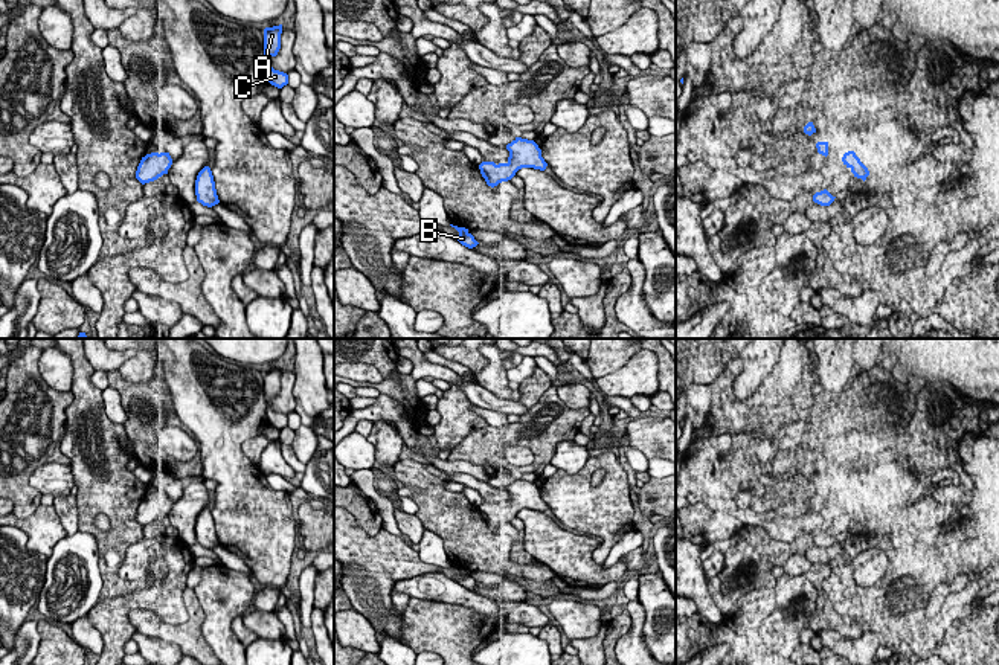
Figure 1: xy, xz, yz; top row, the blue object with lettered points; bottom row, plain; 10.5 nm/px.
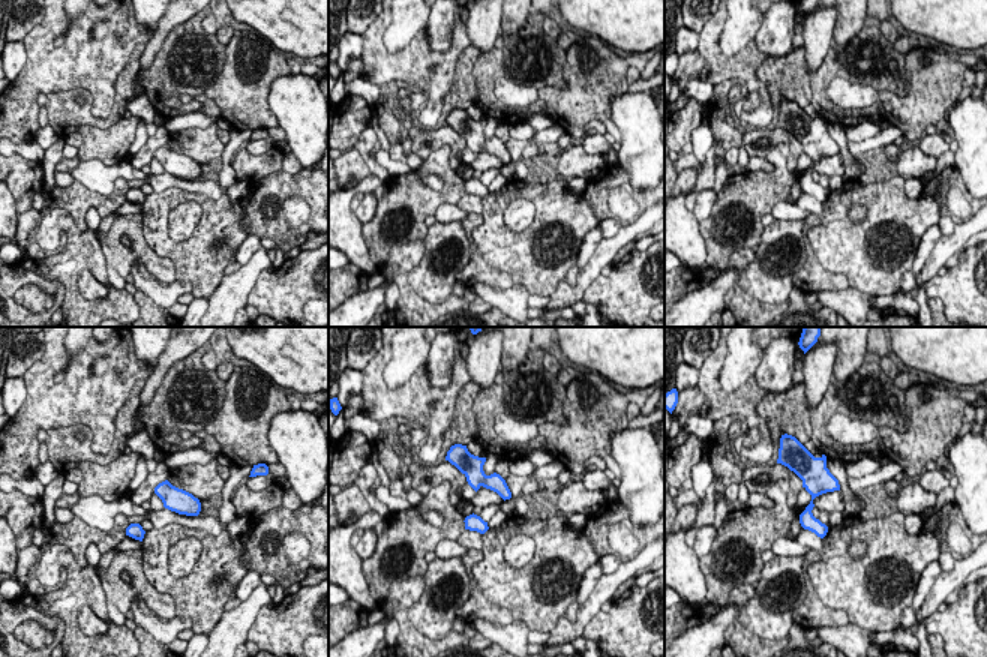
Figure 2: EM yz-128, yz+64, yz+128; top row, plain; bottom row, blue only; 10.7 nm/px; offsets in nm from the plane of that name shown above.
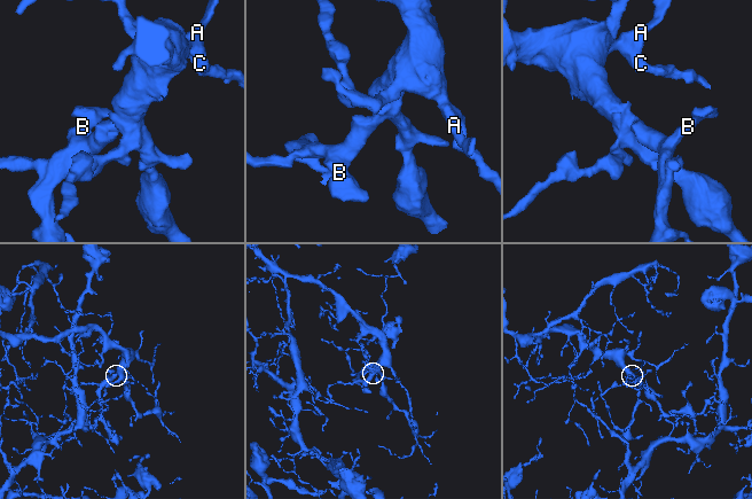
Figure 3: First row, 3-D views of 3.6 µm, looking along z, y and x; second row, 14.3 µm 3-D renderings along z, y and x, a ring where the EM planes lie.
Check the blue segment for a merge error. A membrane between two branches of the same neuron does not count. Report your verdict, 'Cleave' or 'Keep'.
Keep

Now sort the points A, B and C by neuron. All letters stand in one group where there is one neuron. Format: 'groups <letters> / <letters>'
groups A B C

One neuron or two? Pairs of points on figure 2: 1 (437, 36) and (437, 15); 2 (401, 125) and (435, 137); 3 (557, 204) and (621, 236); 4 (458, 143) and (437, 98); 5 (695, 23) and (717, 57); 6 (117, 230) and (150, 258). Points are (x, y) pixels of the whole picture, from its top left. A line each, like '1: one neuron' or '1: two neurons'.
1: one neuron
2: two neurons
3: two neurons
4: two neurons
5: two neurons
6: one neuron

